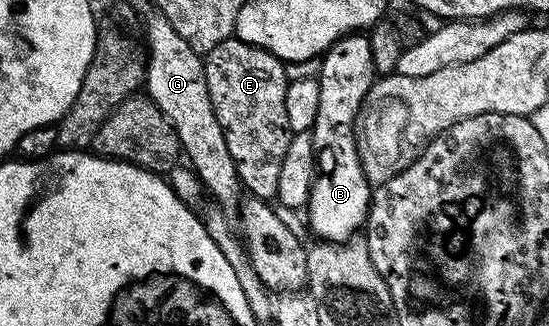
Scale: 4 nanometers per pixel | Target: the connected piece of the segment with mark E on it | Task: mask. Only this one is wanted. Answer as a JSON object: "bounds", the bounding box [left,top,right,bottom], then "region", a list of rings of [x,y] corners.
{"bounds":[203,37,293,200],"region":[[[232,37],[206,52],[203,68],[205,85],[209,85],[209,101],[213,101],[213,113],[221,121],[225,145],[229,145],[229,157],[233,157],[244,192],[256,199],[274,200],[281,161],[285,161],[285,149],[289,149],[293,134],[285,113],[285,89],[289,80],[283,60],[257,45]]]}

